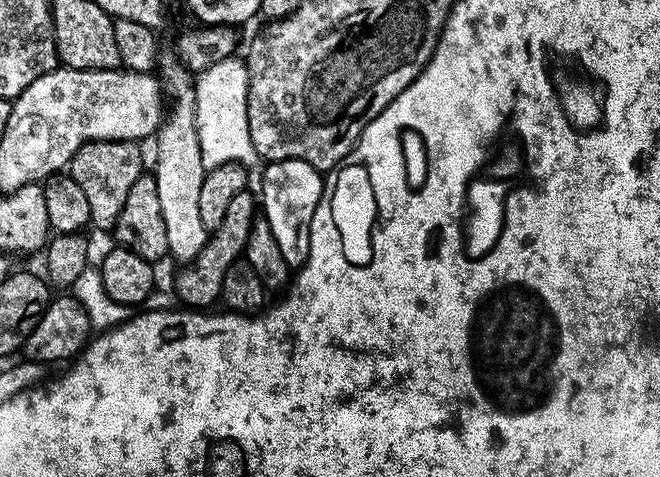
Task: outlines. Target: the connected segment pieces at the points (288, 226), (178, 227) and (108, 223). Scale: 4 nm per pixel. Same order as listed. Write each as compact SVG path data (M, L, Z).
M274 160L265 168L268 169L264 172L264 181L258 191L262 216L270 224L270 231L289 267L299 270L310 254L310 226L314 210L318 210L318 202L322 198L324 176L321 169L301 160Z
M175 55L166 56L159 61L158 76L170 99L170 111L154 137L154 182L158 186L158 206L162 206L162 222L166 222L168 256L176 259L177 265L187 266L198 258L210 235L206 226L202 224L201 213L198 210L198 198L201 195L206 170L202 166L202 150L198 146L196 85L193 73L181 65Z
M91 140L90 143L83 144L74 154L70 174L86 194L90 205L90 218L95 227L115 229L118 214L126 202L126 194L130 194L130 186L134 186L136 179L145 171L144 156L140 153L140 148L141 145L135 140Z

